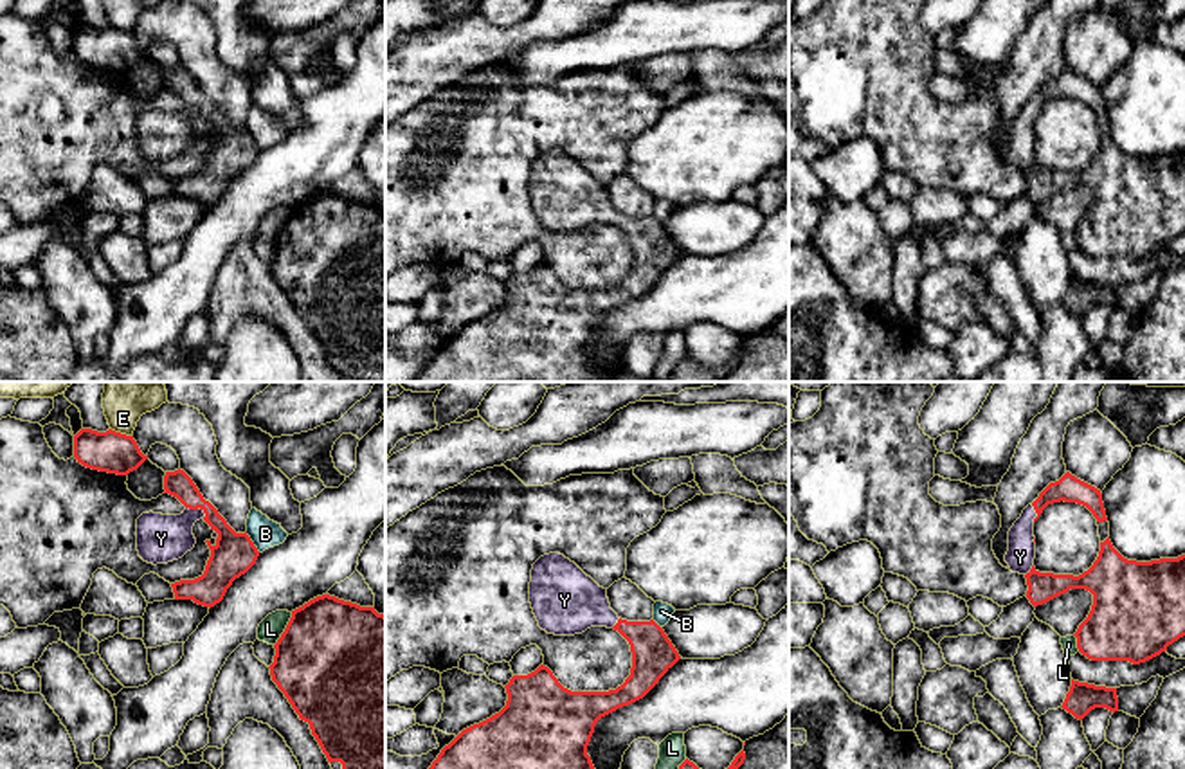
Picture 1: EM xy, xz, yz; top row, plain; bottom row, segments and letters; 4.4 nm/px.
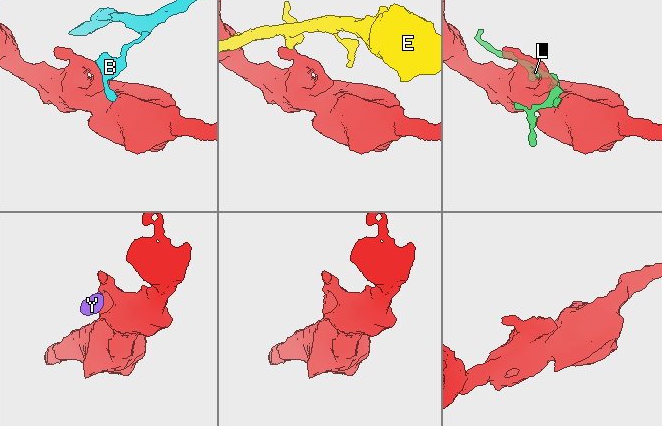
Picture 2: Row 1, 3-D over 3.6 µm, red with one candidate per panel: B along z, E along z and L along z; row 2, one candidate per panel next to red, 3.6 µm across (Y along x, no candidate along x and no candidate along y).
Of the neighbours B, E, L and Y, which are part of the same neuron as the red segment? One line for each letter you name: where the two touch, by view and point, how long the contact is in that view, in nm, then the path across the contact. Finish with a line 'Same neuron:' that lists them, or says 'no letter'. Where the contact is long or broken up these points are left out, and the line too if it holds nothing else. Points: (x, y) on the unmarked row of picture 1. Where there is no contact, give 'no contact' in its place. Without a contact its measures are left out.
Y: contact xy (197, 105); length 100 nm; way xy (233, 148), (222, 125), (197, 105), (168, 134), (161, 135)
Same neuron: Y

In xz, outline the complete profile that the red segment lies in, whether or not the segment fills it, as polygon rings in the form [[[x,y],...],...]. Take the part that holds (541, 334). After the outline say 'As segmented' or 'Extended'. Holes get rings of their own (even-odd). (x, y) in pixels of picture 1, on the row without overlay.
[[[560,149],[544,151],[533,160],[529,200],[538,223],[547,231],[574,232],[591,223],[618,227],[630,241],[630,272],[609,288],[571,288],[544,261],[528,272],[513,272],[504,283],[506,303],[463,326],[441,346],[416,382],[614,382],[621,366],[611,371],[596,367],[587,351],[596,319],[643,295],[681,252],[654,216],[621,216],[611,205],[607,185]]]. Extended

